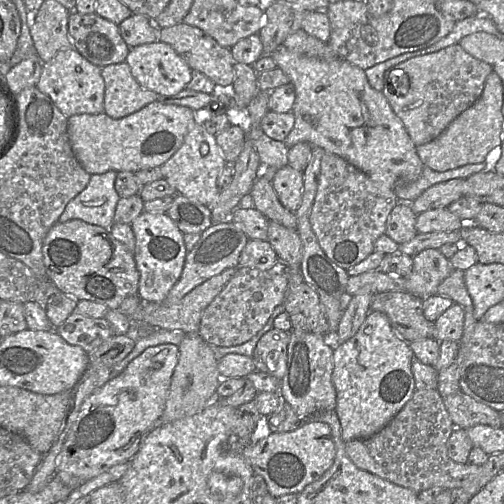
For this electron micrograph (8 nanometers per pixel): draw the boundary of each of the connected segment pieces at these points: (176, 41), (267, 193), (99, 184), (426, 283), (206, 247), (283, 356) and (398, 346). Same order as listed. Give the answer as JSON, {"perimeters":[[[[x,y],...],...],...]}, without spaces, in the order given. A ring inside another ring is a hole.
{"perimeters":[[[[184,22],[162,28],[159,32],[160,41],[169,44],[192,70],[203,73],[217,86],[233,86],[236,61],[229,48]]],[[[268,177],[256,178],[250,196],[252,205],[269,221],[297,230],[296,214],[282,205]]],[[[115,171],[91,175],[87,187],[67,204],[58,222],[79,219],[110,229],[120,199],[115,189],[116,175]]],[[[425,249],[413,257],[413,268],[406,278],[405,291],[420,299],[437,294],[439,284],[453,268],[438,249]]],[[[230,222],[213,223],[200,234],[197,244],[187,253],[183,271],[178,282],[170,290],[163,303],[178,303],[185,295],[206,280],[226,269],[239,267],[241,252],[249,238],[239,225]]],[[[272,328],[257,342],[252,359],[257,371],[283,378],[287,367],[287,347],[290,332]]],[[[370,310],[357,333],[333,346],[332,382],[336,391],[336,414],[344,442],[368,438],[384,426],[412,397],[415,381],[411,369],[413,352],[381,312]]]]}

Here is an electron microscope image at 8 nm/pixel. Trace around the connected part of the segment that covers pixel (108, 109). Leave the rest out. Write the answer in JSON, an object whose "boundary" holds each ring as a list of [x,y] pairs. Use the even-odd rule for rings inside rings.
{"boundary":[[[126,62],[101,68],[105,83],[104,113],[113,119],[123,118],[146,105],[159,101],[159,94],[142,87]]]}

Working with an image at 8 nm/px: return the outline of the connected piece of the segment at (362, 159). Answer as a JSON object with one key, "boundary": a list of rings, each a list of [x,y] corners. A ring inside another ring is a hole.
{"boundary":[[[284,47],[274,50],[271,56],[276,66],[288,76],[295,89],[292,110],[294,127],[284,141],[288,148],[300,142],[307,142],[312,147],[319,147],[325,152],[342,157],[372,181],[385,184],[392,190],[398,185],[409,184],[420,176],[424,164],[417,154],[417,146],[383,93],[371,87],[364,70],[339,58],[324,60],[306,57],[290,52]]]}

